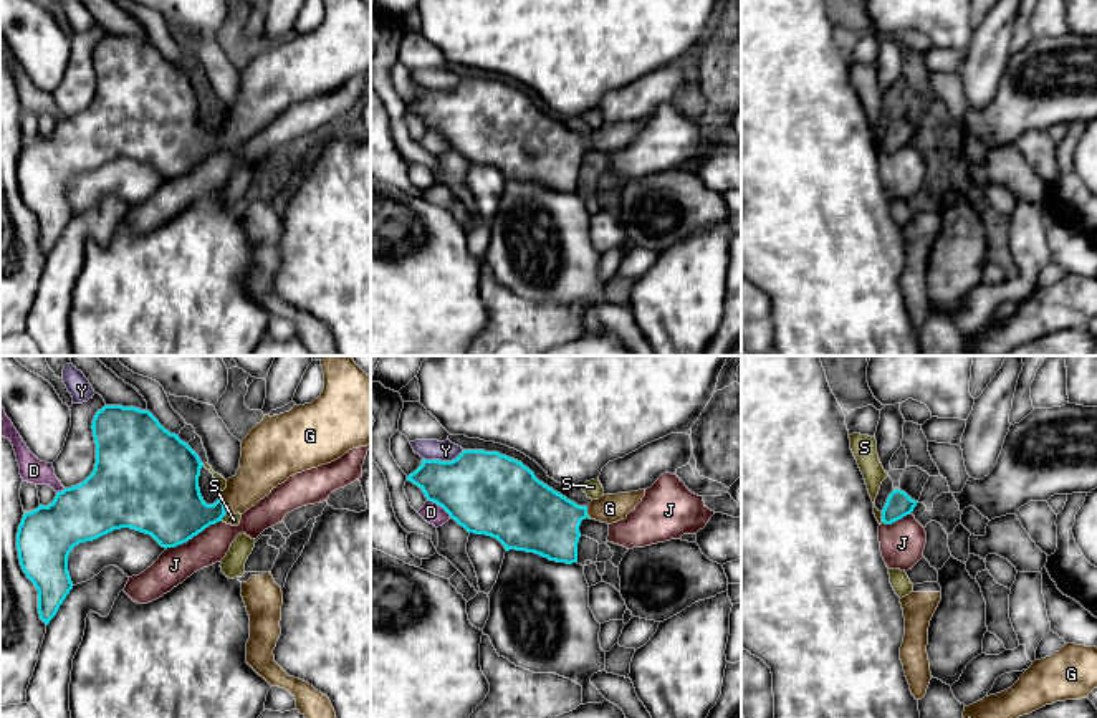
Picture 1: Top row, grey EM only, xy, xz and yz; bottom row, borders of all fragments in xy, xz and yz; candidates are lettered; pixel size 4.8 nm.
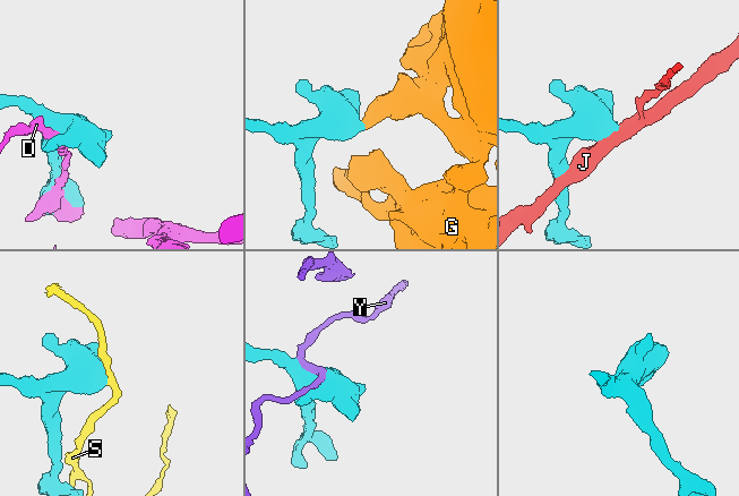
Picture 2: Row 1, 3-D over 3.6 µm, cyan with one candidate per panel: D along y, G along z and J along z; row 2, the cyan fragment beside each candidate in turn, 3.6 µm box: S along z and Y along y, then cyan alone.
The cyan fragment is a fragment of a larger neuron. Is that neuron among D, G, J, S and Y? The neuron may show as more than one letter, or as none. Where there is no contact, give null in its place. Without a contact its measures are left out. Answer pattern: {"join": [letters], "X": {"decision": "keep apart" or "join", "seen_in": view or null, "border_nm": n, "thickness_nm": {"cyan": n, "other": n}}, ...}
{"join": ["G"], "D": {"decision": "keep apart", "seen_in": "xz", "border_nm": 150, "thickness_nm": {"cyan": 400, "other": 100}}, "G": {"decision": "join", "seen_in": "xy", "border_nm": 90, "thickness_nm": {"cyan": 320, "other": 220}}, "J": {"decision": "keep apart", "seen_in": "xy", "border_nm": 300, "thickness_nm": {"cyan": 380, "other": 170}}, "S": {"decision": "keep apart", "seen_in": "yz", "border_nm": 60, "thickness_nm": {"cyan": 120, "other": 110}}, "Y": {"decision": "keep apart", "seen_in": "xz", "border_nm": 200, "thickness_nm": {"cyan": 400, "other": 100}}}

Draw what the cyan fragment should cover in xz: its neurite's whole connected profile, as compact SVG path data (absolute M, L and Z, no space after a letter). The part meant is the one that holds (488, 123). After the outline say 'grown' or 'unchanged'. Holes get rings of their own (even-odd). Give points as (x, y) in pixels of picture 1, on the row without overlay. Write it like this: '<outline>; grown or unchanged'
M463 79L452 91L424 88L422 94L407 109L417 114L429 131L442 136L468 162L496 167L506 180L534 182L566 194L577 192L582 149L617 152L625 149L645 126L645 119L604 124L587 136L579 136L539 111L521 91L485 79Z; grown

